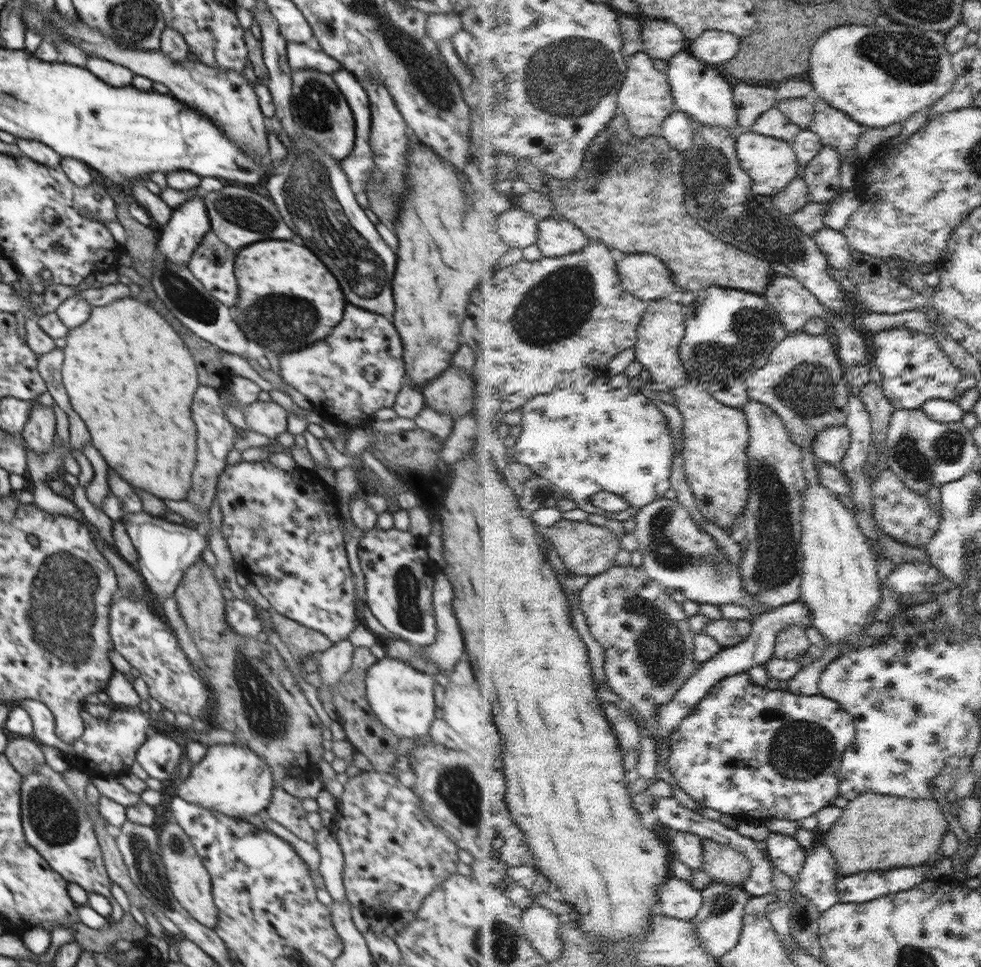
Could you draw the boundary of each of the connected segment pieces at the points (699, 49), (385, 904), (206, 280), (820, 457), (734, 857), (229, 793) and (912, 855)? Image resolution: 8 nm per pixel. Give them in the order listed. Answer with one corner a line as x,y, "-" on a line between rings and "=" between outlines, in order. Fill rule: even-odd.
709,30
690,45
690,51
708,64
726,64
742,50
743,38
727,30
=
376,770
363,771
360,775
355,775
348,778
346,783
343,784
344,791
342,791
342,797
338,800
339,812
334,817
336,830
338,830
338,844
342,847
344,854
343,862
343,885
347,896
347,900
351,903
351,906
360,908
365,914
374,914
376,916
387,916
388,914
394,914
395,912
416,912
420,906
422,906
423,900
428,894
434,891
441,882
444,882
448,876
456,874
462,868
465,868
467,858
461,854
460,848
454,844
454,841
450,839
442,829
433,824
433,822
424,814
422,808
422,801
420,797
416,796
416,793
404,784
398,781
398,778
394,777
391,773
382,773
=
210,230
202,238
202,242
194,250
190,262
187,264
192,274
202,283
202,286
216,300
229,306
232,310
234,310
232,306
238,304
238,284
236,284
236,278
234,278
234,258
236,258
236,252
232,252
228,246
224,246
224,242
=
846,426
830,428
816,438
814,451
816,462
842,466
852,444
852,430
=
705,838
705,858
703,870
713,882
746,885
754,872
754,861
746,852
731,844
721,843
713,838
=
216,744
208,746
204,758
196,766
192,766
188,778
184,782
180,782
180,786
174,794
186,802
206,807
210,811
216,811
218,814
226,816
226,818
240,819
244,818
246,814
258,814
262,809
268,808
274,787
272,769
258,754
252,752
248,747
238,744
=
866,792
856,800
849,801
846,812
827,834
818,826
814,832
818,836
824,836
826,844
834,850
834,856
840,862
842,872
856,874
862,870
874,870
874,868
902,868
902,866
922,866
930,856
936,858
936,852
942,844
942,838
948,830
946,818
942,808
930,798
900,798
896,795
880,794
880,792

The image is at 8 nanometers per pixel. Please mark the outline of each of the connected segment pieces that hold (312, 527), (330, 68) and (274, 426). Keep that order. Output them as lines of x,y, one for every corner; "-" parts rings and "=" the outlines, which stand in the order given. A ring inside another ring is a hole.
240,461
226,465
218,478
217,498
222,513
222,538
228,542
236,569
256,585
271,609
320,632
333,643
346,640
358,624
356,590
340,528
339,500
336,492
313,471
295,466
284,471
266,461
=
288,42
286,56
292,70
312,69
332,75
342,69
338,60
312,43
=
254,401
250,403
244,412
244,418
250,430
264,434
264,436
278,438
279,434
288,430
288,411
276,402

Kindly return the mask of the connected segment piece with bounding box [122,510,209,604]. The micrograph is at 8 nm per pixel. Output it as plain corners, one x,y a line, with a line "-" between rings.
144,510
126,513
122,521
138,556
138,572
162,604
166,597
175,593
186,570
193,566
207,549
209,542
205,537
204,528
171,523

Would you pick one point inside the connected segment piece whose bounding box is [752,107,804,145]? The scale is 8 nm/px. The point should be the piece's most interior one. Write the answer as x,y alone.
775,122

